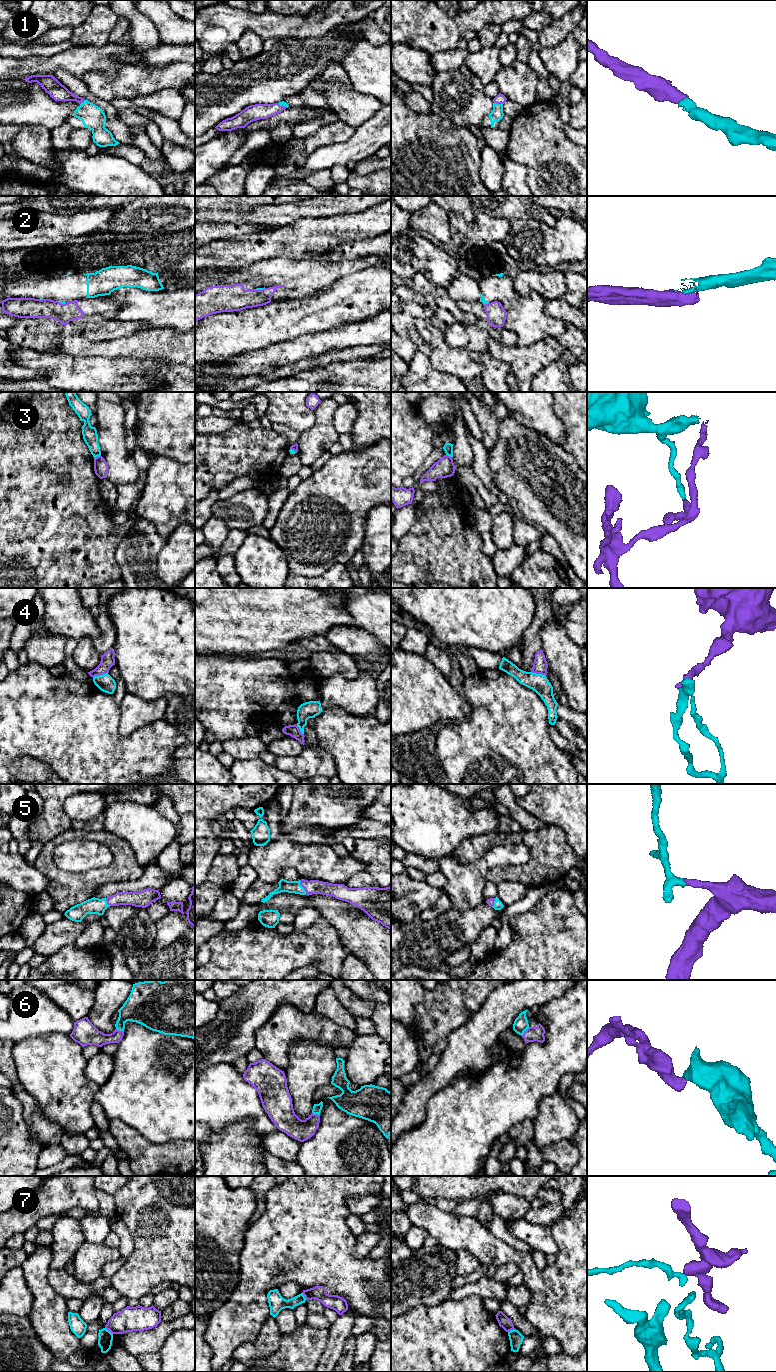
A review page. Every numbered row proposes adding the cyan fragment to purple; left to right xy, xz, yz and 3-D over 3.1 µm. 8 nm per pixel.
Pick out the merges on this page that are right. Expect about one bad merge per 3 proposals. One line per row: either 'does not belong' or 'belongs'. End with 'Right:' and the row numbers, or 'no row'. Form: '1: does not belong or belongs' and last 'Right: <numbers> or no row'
1: belongs
2: does not belong
3: does not belong
4: does not belong
5: belongs
6: belongs
7: does not belong
Right: 1, 5, 6

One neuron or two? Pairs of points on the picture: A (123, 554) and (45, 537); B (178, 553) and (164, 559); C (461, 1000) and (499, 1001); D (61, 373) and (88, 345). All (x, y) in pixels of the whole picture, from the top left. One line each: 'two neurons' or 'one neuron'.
A: two neurons
B: one neuron
C: two neurons
D: two neurons

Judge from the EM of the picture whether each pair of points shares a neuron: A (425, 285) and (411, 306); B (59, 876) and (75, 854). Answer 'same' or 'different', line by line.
A: different
B: different

